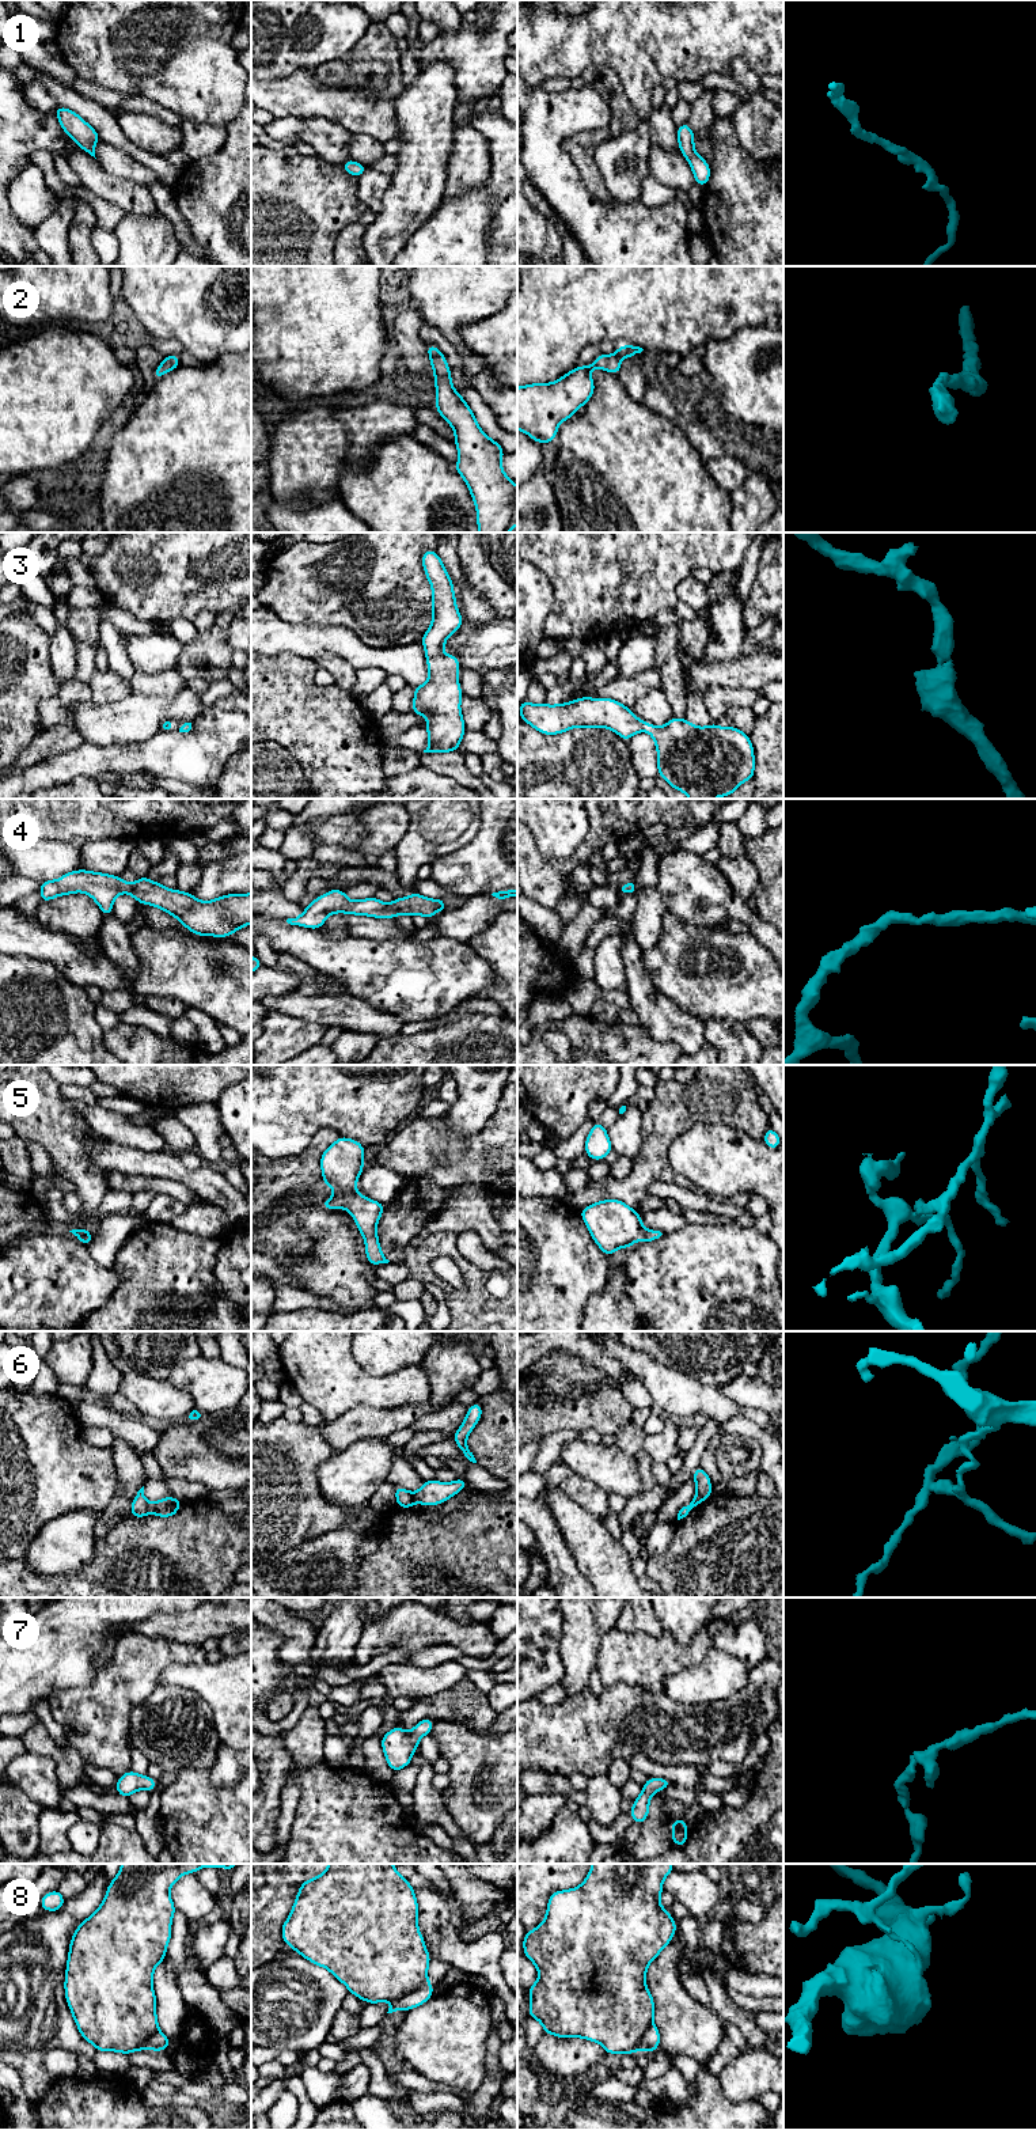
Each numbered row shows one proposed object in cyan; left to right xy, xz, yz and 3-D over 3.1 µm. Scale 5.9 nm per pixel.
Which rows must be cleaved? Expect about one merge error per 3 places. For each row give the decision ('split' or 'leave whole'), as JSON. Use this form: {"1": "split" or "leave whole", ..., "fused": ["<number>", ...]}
{"1": "leave whole", "2": "leave whole", "3": "leave whole", "4": "leave whole", "5": "split", "6": "split", "7": "leave whole", "8": "split", "fused": ["5", "6", "8"]}

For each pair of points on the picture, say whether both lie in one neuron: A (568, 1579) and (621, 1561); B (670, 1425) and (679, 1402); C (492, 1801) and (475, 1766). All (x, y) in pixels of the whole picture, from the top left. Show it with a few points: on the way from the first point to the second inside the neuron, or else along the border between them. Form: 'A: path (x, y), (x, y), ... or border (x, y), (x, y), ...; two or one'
A: border (568, 1546), (576, 1568), (591, 1583); two
B: border (666, 1417), (671, 1420); two
C: path (486, 1793), (486, 1777), (484, 1774); one

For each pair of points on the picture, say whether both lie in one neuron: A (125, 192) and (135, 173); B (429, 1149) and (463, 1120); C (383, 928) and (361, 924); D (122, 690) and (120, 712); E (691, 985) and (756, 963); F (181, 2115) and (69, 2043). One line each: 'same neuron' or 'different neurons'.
A: different neurons
B: different neurons
C: same neuron
D: different neurons
E: same neuron
F: different neurons

